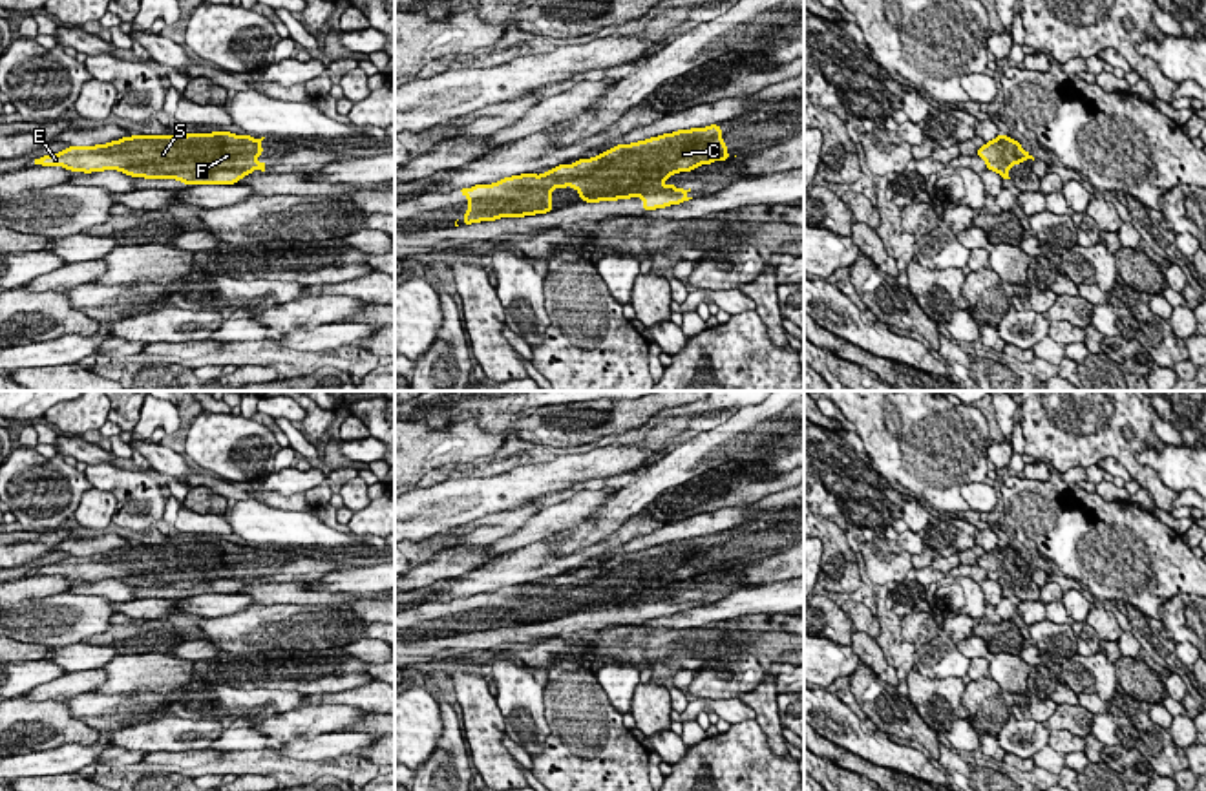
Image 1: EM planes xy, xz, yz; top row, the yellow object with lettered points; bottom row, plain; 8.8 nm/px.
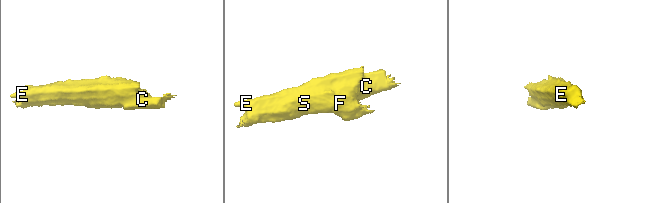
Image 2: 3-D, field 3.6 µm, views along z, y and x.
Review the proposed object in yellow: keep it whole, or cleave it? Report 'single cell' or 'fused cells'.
single cell

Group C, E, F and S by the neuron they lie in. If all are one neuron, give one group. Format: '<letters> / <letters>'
C E F S

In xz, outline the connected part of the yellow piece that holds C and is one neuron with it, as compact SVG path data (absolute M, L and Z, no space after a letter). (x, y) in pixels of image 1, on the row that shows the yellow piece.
M720 124L678 130L645 141L618 144L596 157L559 164L546 174L502 177L492 185L462 188L468 212L462 225L524 217L552 212L552 190L572 186L585 203L643 199L643 212L685 203L693 197L674 183L672 174L731 159Z

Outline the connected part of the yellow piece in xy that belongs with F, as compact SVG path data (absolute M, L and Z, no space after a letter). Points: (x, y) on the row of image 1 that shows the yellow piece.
M230 132L186 135L128 135L95 146L69 146L35 164L69 172L117 170L132 177L175 179L185 185L234 185L256 168L265 172L261 139Z

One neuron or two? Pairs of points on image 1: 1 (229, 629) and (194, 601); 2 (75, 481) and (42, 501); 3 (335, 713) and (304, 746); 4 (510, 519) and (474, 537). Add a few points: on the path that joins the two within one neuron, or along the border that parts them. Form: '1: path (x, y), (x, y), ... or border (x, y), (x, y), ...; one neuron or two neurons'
1: border (256, 605), (205, 620); two neurons
2: path (68, 483), (50, 494); one neuron
3: border (342, 731), (273, 742); two neurons
4: path (501, 525), (483, 530); one neuron

